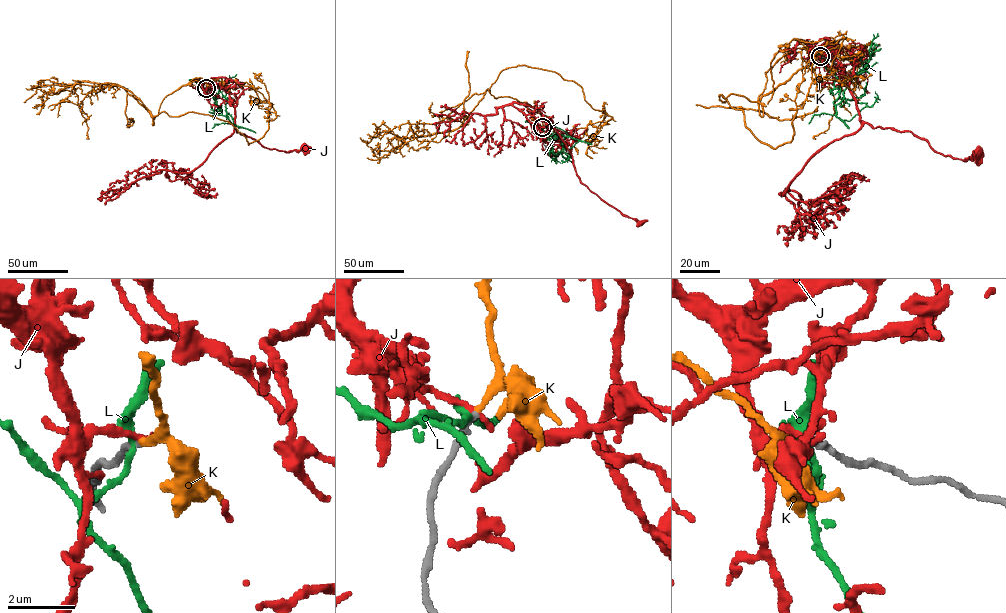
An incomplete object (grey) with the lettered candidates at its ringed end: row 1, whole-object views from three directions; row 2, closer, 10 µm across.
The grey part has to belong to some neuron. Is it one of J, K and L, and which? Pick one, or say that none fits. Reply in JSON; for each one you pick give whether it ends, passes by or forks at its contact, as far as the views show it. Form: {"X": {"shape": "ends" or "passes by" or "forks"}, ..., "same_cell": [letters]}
{"K": {"shape": "ends"}, "same_cell": ["K"]}

